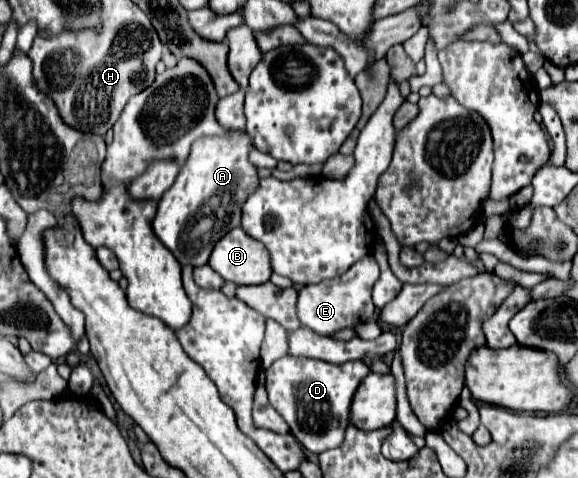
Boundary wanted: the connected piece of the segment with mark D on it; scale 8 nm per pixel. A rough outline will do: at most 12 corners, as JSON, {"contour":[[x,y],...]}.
{"contour":[[283,356],[267,370],[271,406],[313,454],[349,426],[361,360]]}

